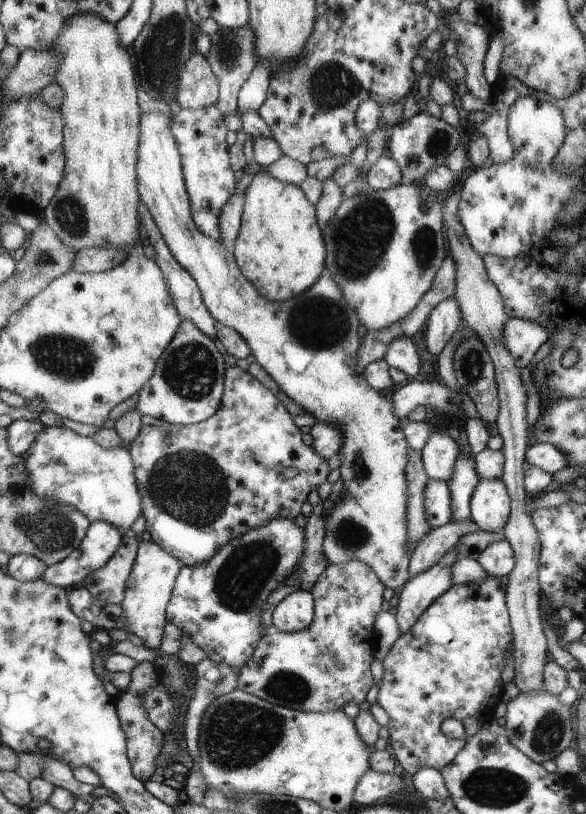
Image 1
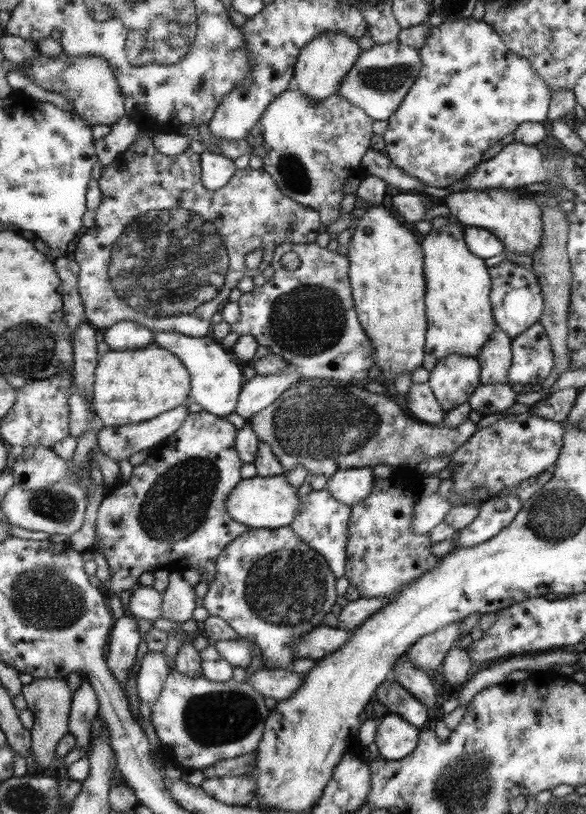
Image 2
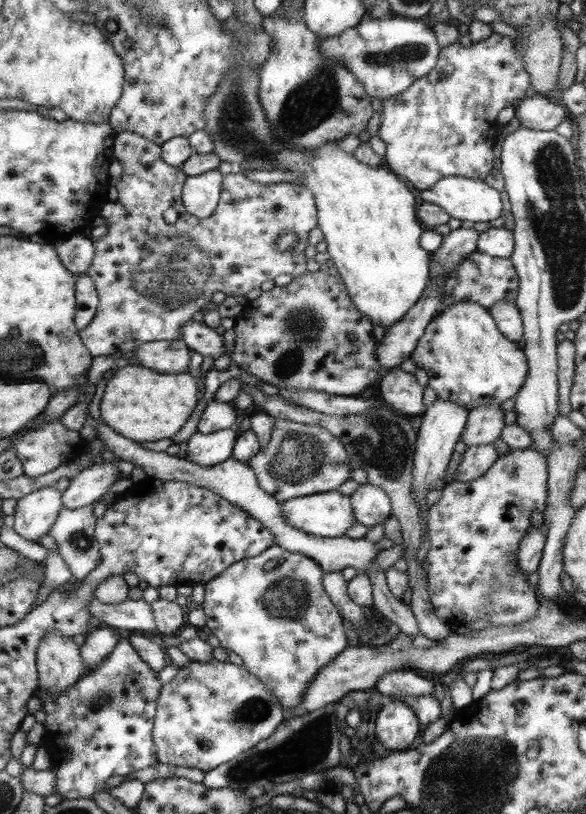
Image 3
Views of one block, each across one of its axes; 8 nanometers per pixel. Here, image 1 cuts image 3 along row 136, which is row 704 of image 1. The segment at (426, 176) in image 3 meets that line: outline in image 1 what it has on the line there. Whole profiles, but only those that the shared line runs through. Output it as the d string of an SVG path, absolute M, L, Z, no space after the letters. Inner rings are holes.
M490 574L486 576L486 580L482 580L478 584L476 582L466 582L466 584L453 586L419 618L419 621L412 626L412 630L404 632L398 637L398 640L394 642L394 646L390 648L390 652L384 658L384 675L382 676L382 682L379 684L377 702L389 716L387 725L389 730L388 748L397 760L400 772L408 779L424 766L438 771L444 769L444 766L454 761L460 750L467 745L468 738L472 738L474 734L479 732L481 724L492 722L495 719L494 710L496 710L496 706L500 704L500 698L502 698L502 678L500 678L500 674L502 674L502 668L505 666L505 655L514 652L513 628L511 627L511 616L506 610L506 600L504 600L506 594L504 594L504 590L506 590L506 584L501 584L496 576L490 576ZM448 718L456 718L456 720L461 720L462 723L465 723L465 739L450 739L444 735L441 726L442 722Z

